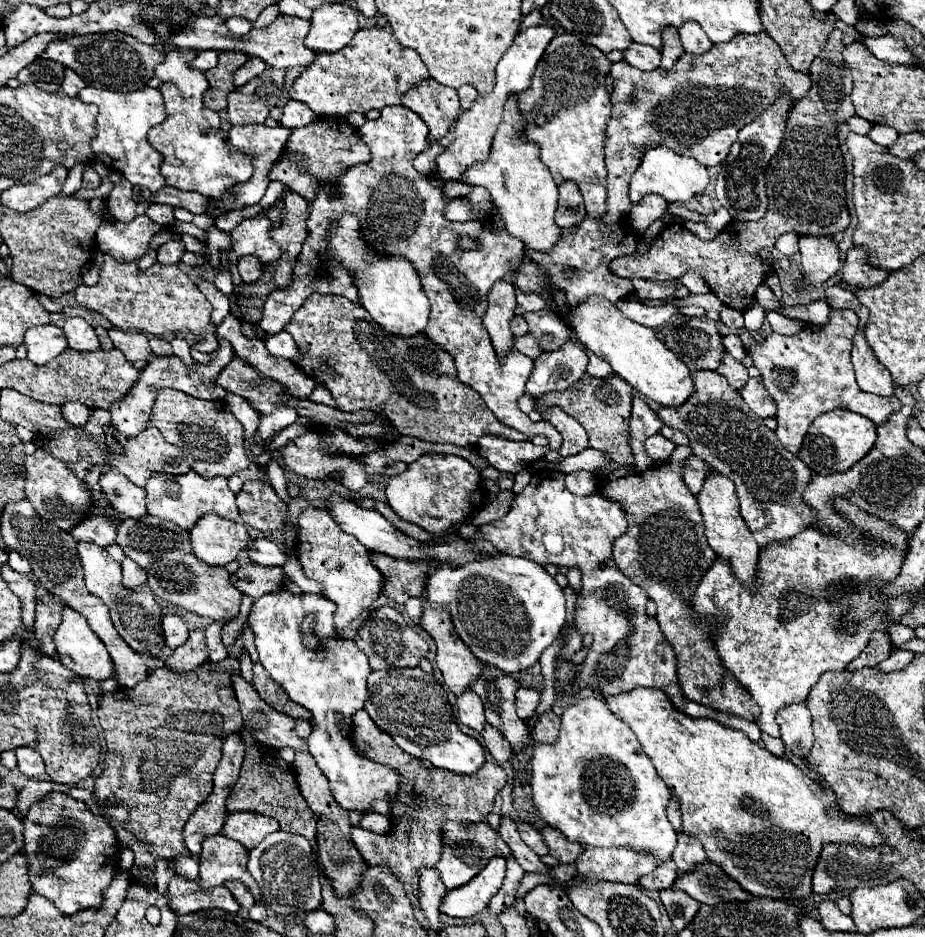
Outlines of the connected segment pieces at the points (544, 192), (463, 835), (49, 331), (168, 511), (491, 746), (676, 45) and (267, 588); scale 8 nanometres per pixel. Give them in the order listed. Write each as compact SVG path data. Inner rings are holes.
M508 95L504 103L504 119L494 135L492 151L488 161L472 165L464 173L464 183L488 189L492 203L506 221L506 229L512 237L518 237L526 247L536 251L552 249L562 229L554 223L554 211L558 203L558 187L550 177L550 171L540 161L540 145L524 137L526 123L522 113L518 113L518 95Z
M484 821L480 825L460 825L460 823L444 823L442 825L442 857L438 861L440 879L446 885L446 889L456 889L460 885L466 885L480 869L484 869L486 859L492 857L508 857L512 855L508 845L498 837L498 833Z
M56 325L28 329L28 333L24 335L24 345L28 351L28 359L36 365L44 365L52 361L68 347L62 329Z
M196 471L178 475L178 477L152 475L146 483L146 493L148 493L146 507L148 507L150 515L160 517L164 521L172 521L184 529L192 529L192 525L206 513L218 513L220 517L238 521L238 507L234 501L234 493L230 491L228 479L224 479L224 477L204 479Z
M486 725L482 737L484 737L484 743L486 743L490 755L492 755L494 761L498 761L500 765L506 763L506 761L512 757L512 747L508 745L508 741L506 741L492 725Z
M674 27L664 29L662 39L664 39L664 43L662 43L662 63L660 63L660 67L662 69L672 69L672 65L684 53L682 43L680 43L680 37L678 37L678 31Z
M244 565L232 577L232 585L252 599L260 599L262 595L276 593L276 589L284 589L288 575L282 567L262 567L262 565Z

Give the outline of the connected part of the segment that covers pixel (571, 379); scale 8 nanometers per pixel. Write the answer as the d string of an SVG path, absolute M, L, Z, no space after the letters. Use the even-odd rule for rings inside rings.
M568 341L556 351L544 351L536 361L526 383L530 395L544 395L548 391L562 391L574 385L588 365L586 349L580 343Z

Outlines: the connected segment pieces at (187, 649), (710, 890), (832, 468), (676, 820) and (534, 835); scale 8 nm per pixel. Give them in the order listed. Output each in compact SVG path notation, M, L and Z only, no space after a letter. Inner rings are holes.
M192 631L190 639L166 655L166 667L174 673L186 673L208 661L204 631Z
M708 859L696 865L692 871L678 875L672 887L682 889L698 903L706 903L706 905L752 899L750 893L746 893L736 881L732 881L732 877L728 877L714 861Z
M838 409L814 419L804 437L798 457L818 475L842 473L848 471L854 463L858 463L874 447L874 443L876 443L876 425L872 421L868 421L858 413Z
M670 795L670 801L668 801L668 803L670 803L668 809L666 809L668 821L672 823L672 827L674 827L676 831L680 831L680 827L682 827L682 817L680 817L680 803L678 803L678 797L676 797L676 795Z
M518 823L518 831L520 831L520 837L522 841L536 853L536 855L548 855L548 847L544 845L544 839L542 835L528 823Z

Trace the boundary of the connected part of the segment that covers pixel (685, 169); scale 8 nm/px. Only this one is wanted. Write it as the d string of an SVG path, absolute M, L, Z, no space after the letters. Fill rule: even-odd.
M654 147L646 151L644 163L638 165L638 169L631 177L629 198L632 204L636 205L646 193L660 193L668 203L674 203L674 201L684 203L696 197L698 193L702 193L708 187L708 181L710 179L708 179L706 167L700 165L696 159L676 155L668 147Z

